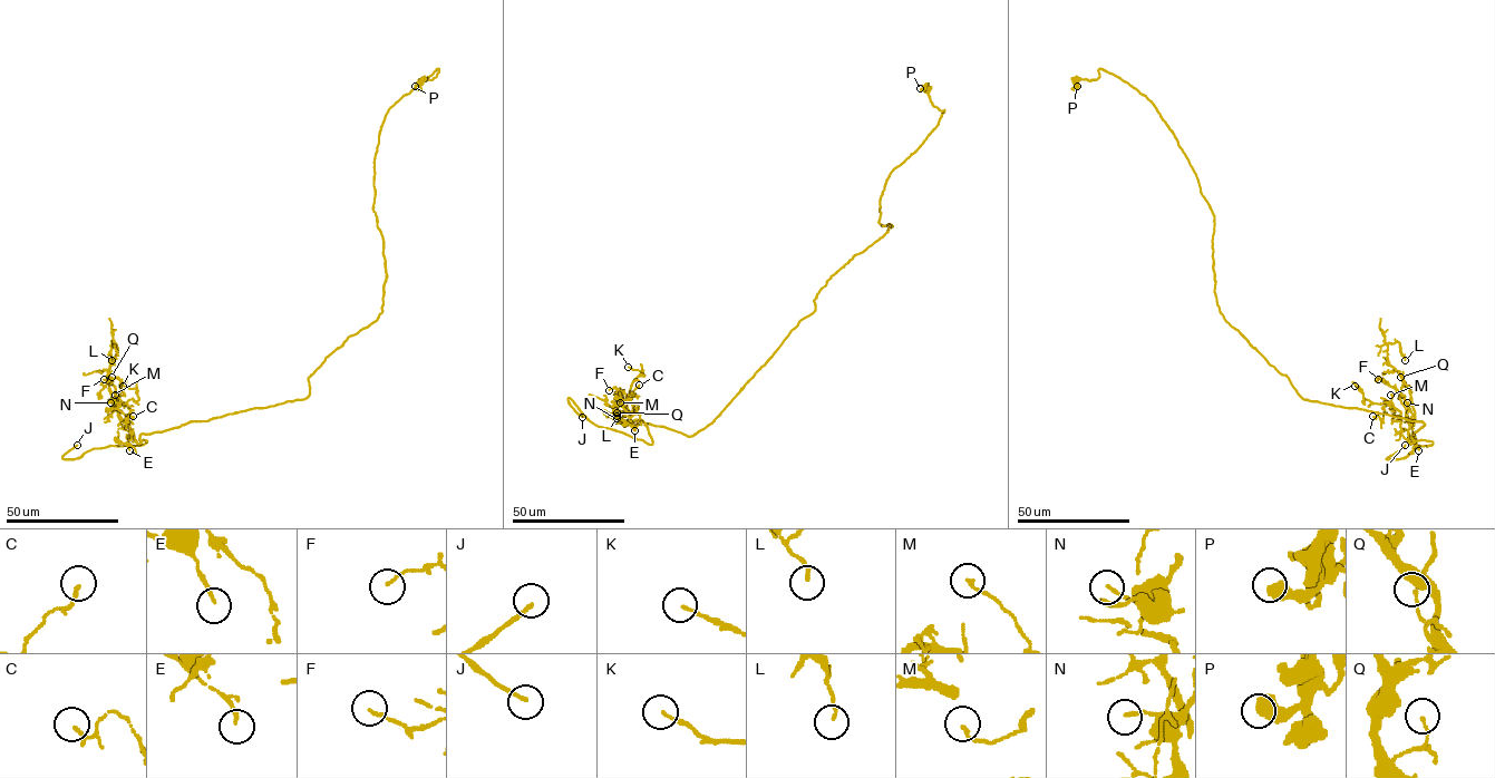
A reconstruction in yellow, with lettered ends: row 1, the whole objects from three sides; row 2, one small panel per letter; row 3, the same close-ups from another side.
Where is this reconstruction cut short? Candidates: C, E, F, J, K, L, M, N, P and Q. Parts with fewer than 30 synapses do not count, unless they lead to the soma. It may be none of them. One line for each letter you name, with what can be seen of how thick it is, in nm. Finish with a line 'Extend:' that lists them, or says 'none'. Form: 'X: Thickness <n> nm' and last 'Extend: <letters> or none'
J: Thickness 150 nm
Extend: J

